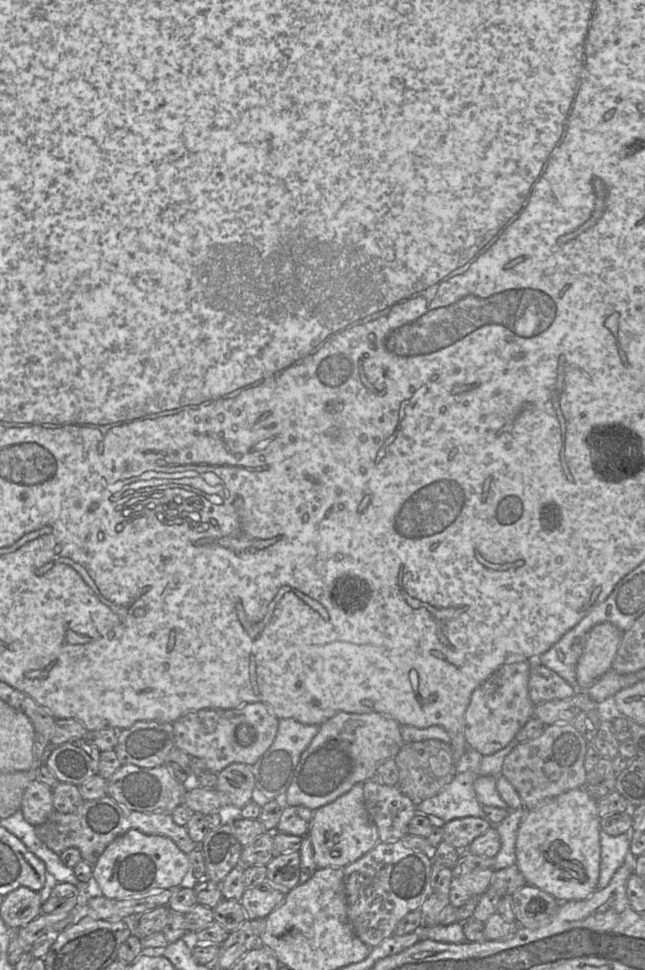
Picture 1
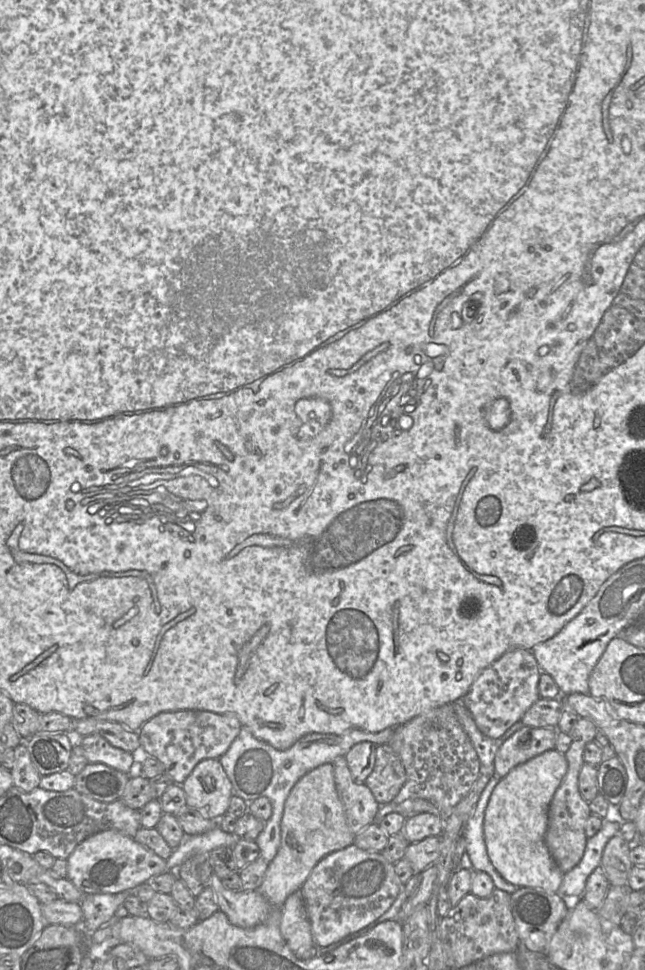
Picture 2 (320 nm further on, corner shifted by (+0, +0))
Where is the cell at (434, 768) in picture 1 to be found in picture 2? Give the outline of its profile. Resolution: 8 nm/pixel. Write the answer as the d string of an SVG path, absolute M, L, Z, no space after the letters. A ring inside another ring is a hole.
M388 744L376 746L376 761L364 784L379 804L394 800L407 781L407 774L399 755Z

